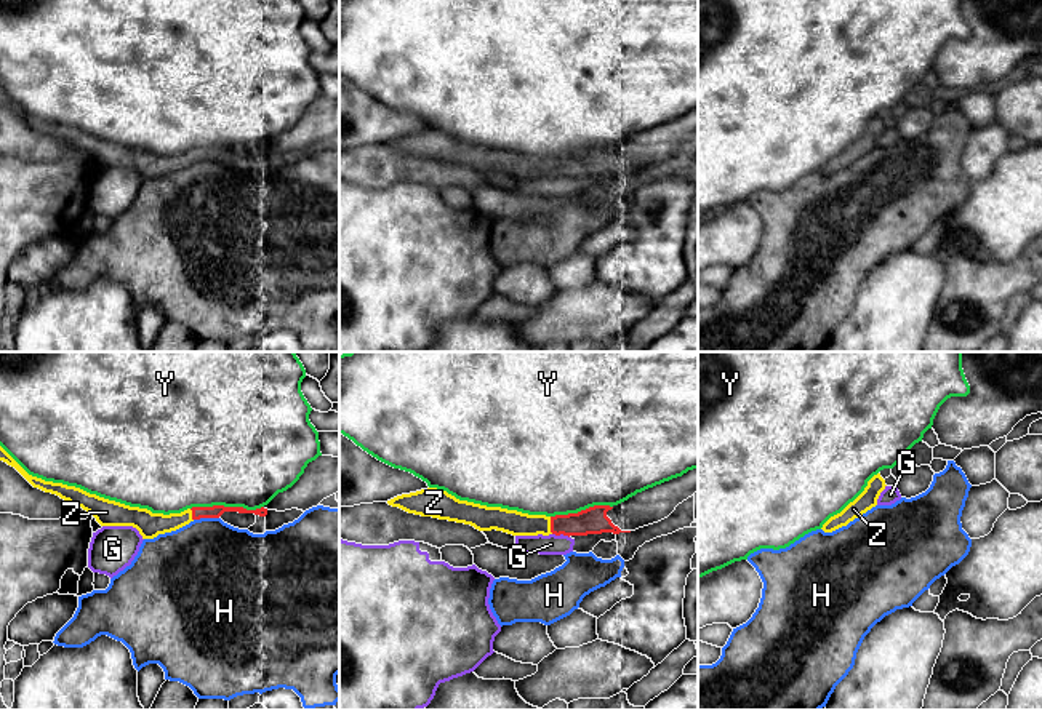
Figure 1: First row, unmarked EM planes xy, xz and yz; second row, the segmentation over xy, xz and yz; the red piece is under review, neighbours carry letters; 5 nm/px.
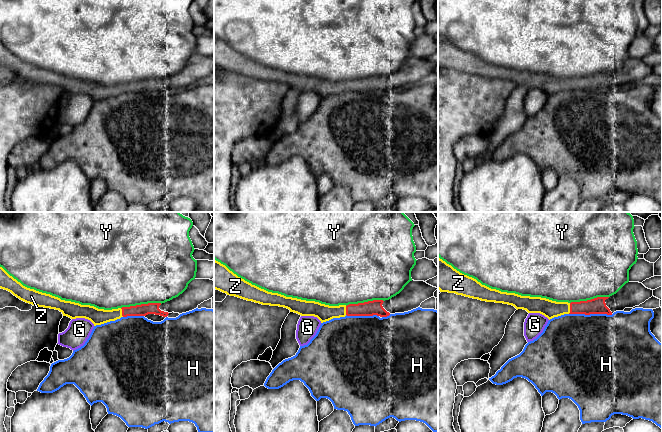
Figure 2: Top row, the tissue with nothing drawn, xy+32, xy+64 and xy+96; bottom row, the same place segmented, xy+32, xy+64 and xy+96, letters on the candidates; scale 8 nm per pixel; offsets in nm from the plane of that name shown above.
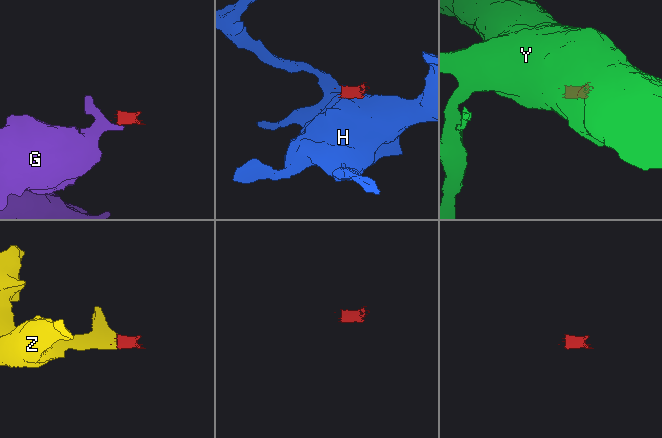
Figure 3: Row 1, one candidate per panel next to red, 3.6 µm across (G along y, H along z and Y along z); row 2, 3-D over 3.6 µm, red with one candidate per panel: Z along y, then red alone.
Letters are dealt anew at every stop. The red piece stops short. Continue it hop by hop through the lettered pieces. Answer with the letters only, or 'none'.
Z

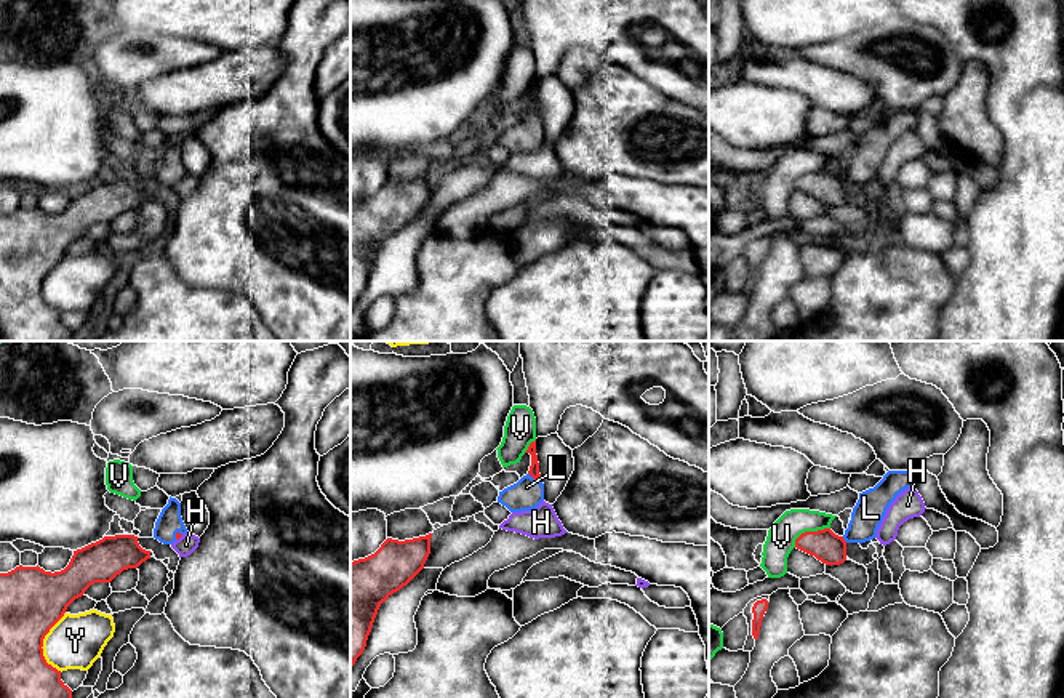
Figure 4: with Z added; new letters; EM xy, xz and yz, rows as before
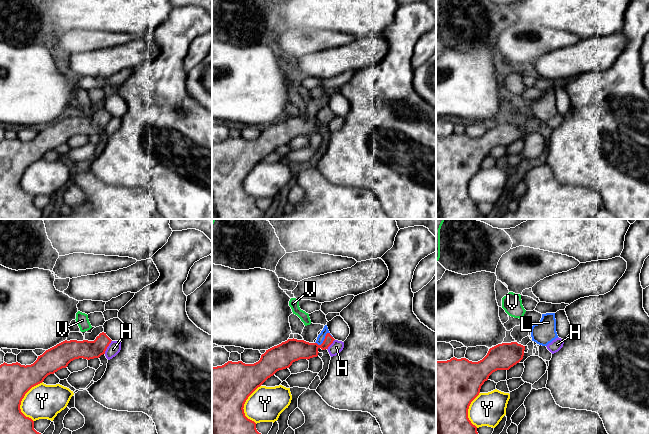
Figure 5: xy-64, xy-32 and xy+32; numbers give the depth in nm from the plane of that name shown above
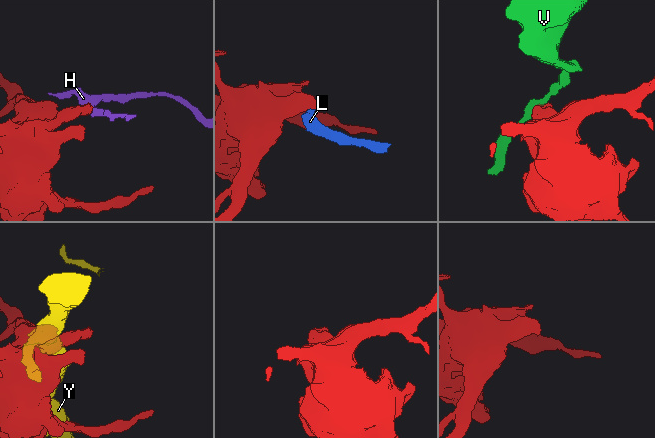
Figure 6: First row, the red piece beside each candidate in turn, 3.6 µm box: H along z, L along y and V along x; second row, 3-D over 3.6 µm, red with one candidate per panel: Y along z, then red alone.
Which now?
L

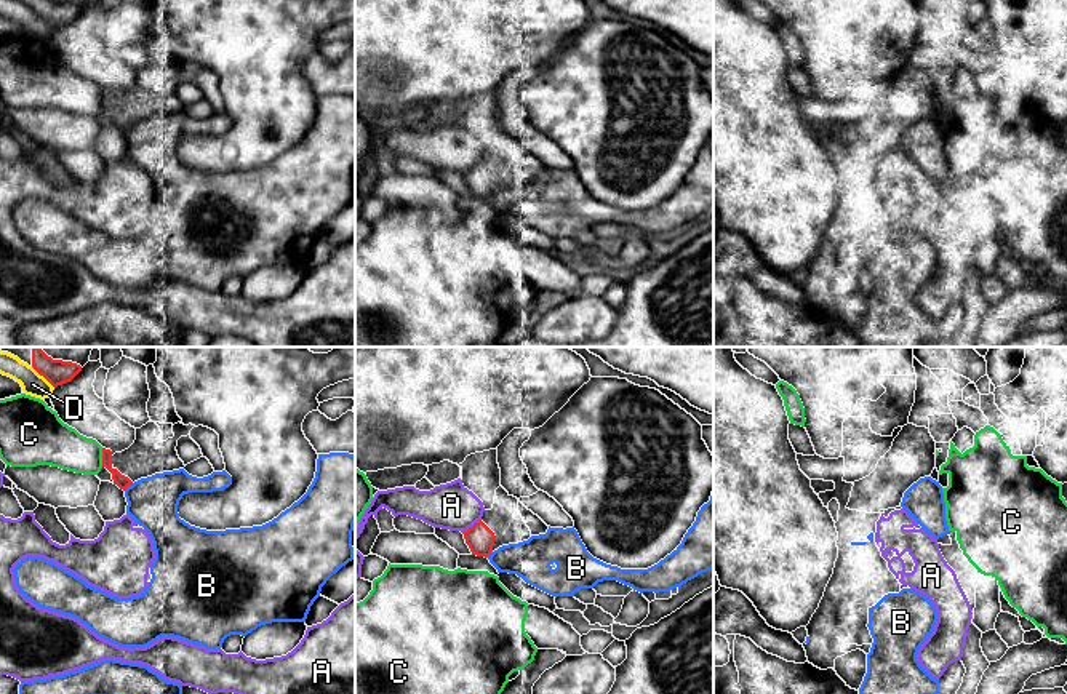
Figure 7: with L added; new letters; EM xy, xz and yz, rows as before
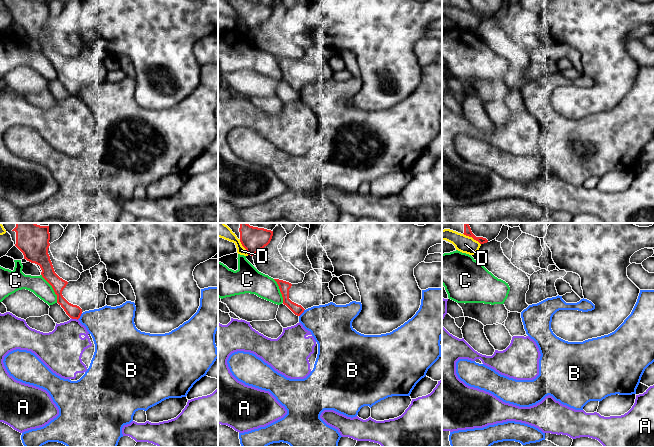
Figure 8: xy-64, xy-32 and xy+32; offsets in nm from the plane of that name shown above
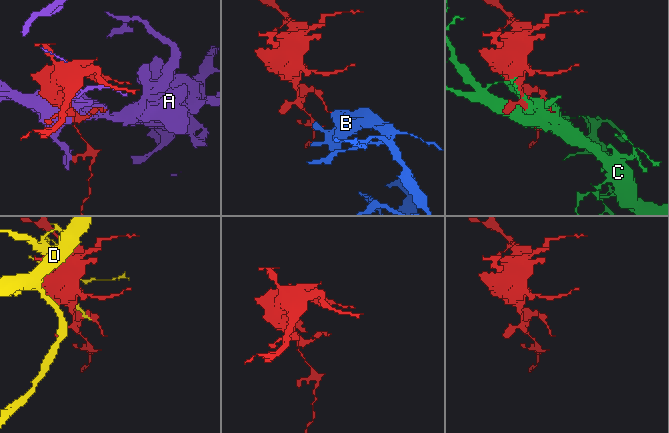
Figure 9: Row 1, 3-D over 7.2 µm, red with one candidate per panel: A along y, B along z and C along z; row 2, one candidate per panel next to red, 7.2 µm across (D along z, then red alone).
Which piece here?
none

